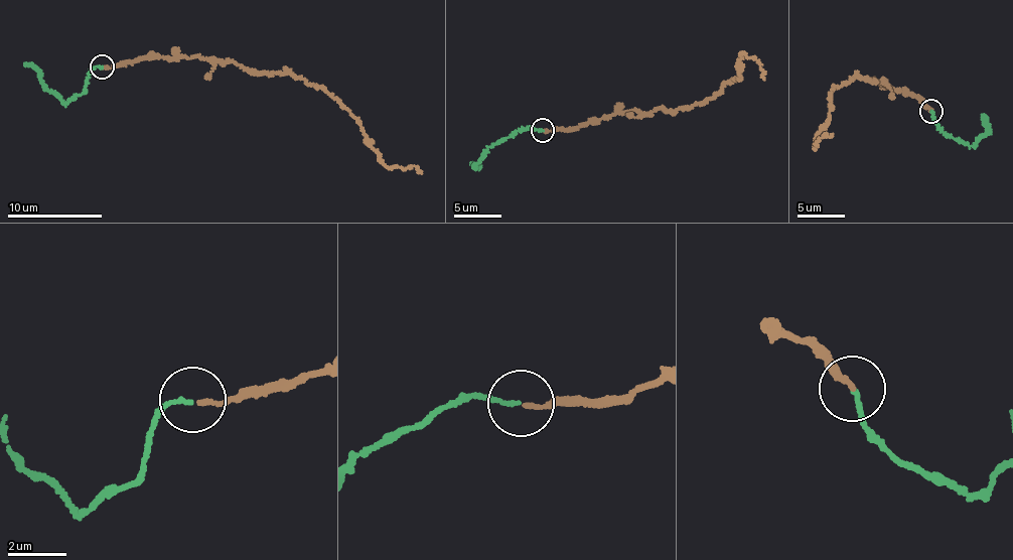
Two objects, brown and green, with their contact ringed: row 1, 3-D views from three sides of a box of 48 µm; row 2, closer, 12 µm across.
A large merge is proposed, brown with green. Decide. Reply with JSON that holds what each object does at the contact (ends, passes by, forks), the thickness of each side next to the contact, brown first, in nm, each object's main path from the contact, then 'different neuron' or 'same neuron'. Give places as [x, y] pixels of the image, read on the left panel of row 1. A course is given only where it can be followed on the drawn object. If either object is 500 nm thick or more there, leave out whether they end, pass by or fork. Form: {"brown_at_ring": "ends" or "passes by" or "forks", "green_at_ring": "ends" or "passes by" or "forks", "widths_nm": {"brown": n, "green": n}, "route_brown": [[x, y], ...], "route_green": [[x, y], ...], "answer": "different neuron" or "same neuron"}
{"brown_at_ring": "ends", "green_at_ring": "ends", "widths_nm": {"brown": 130, "green": 130}, "route_brown": [[103, 66], [199, 56], [235, 61], [255, 72], [291, 71], [356, 120], [382, 161], [421, 171]], "route_green": [[103, 66], [89, 77], [84, 94], [64, 104], [45, 87], [39, 73], [24, 63]], "answer": "same neuron"}

